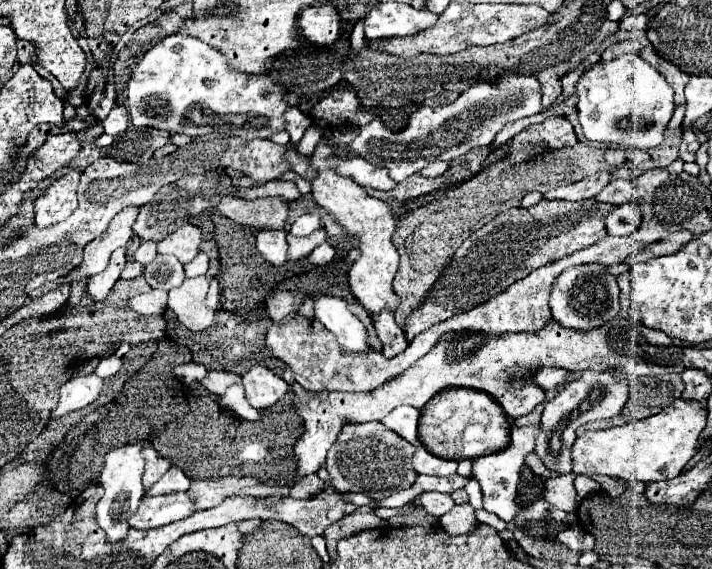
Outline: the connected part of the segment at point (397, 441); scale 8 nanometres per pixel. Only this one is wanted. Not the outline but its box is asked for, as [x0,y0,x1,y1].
[325,423,417,499]

